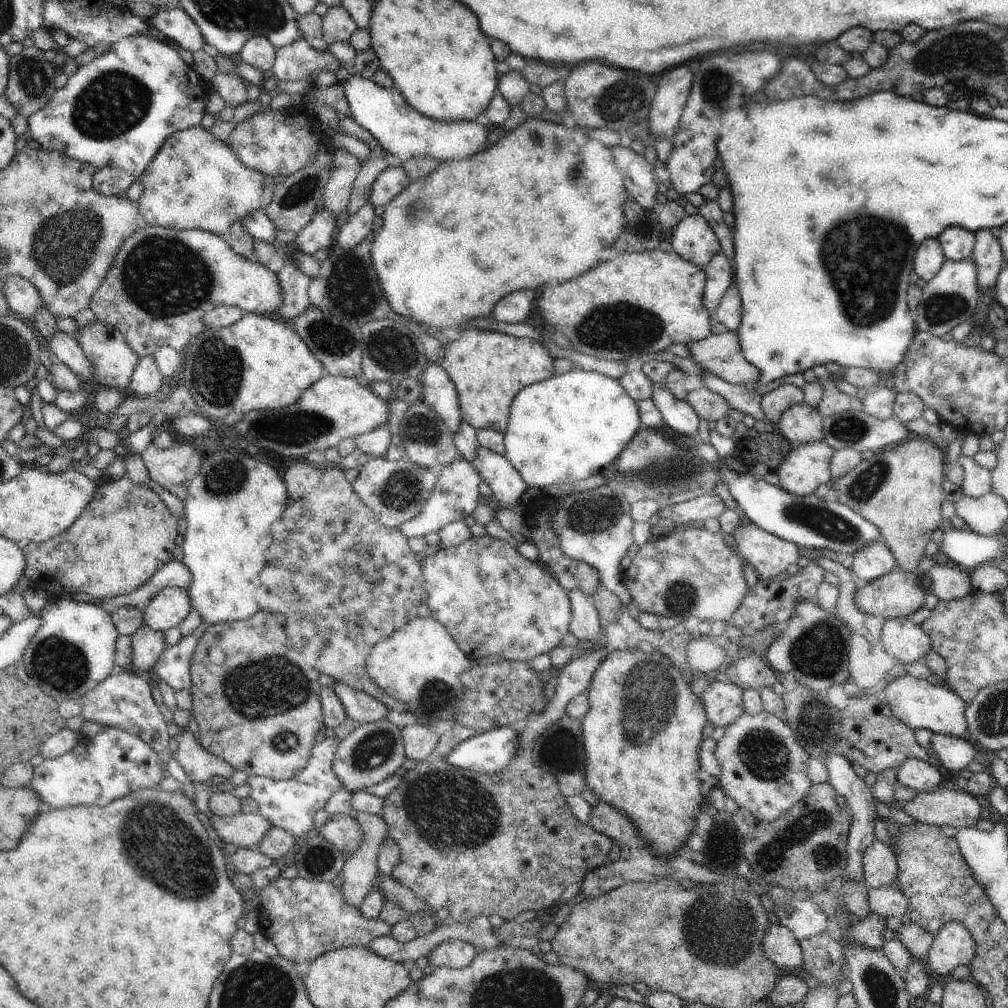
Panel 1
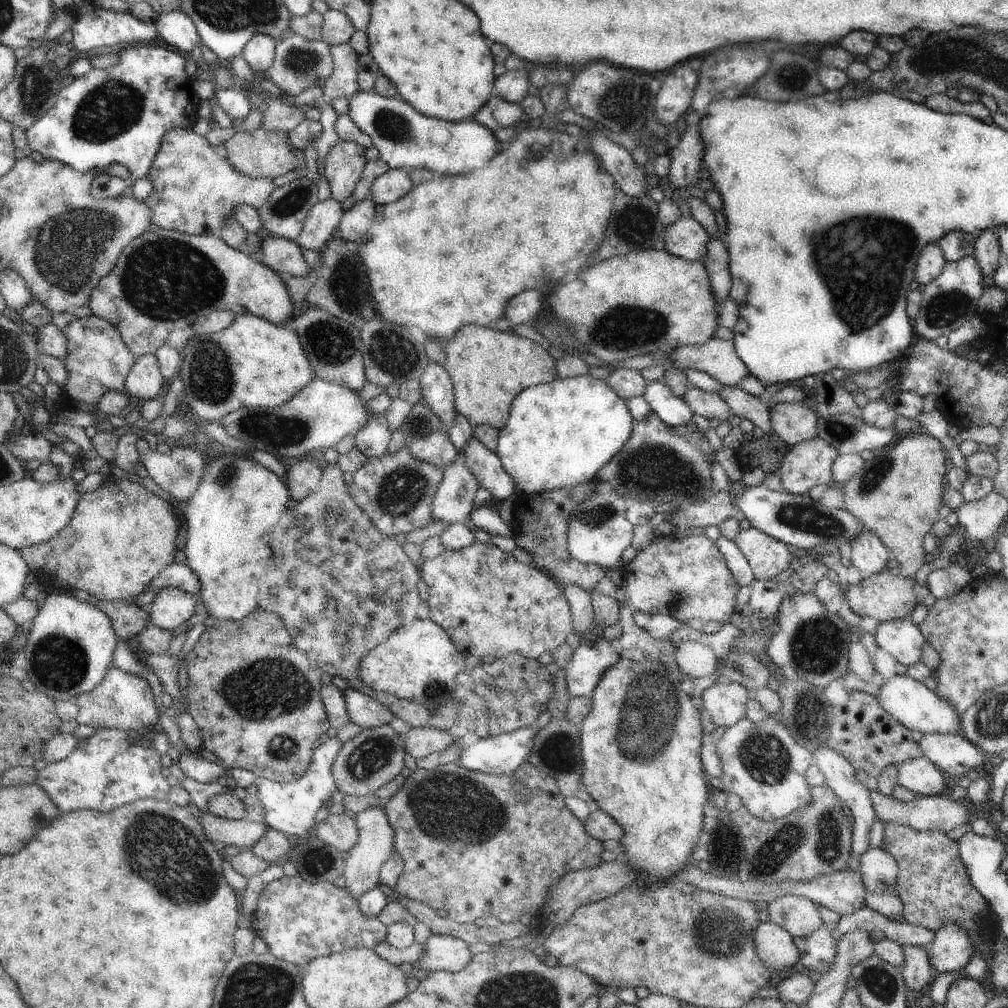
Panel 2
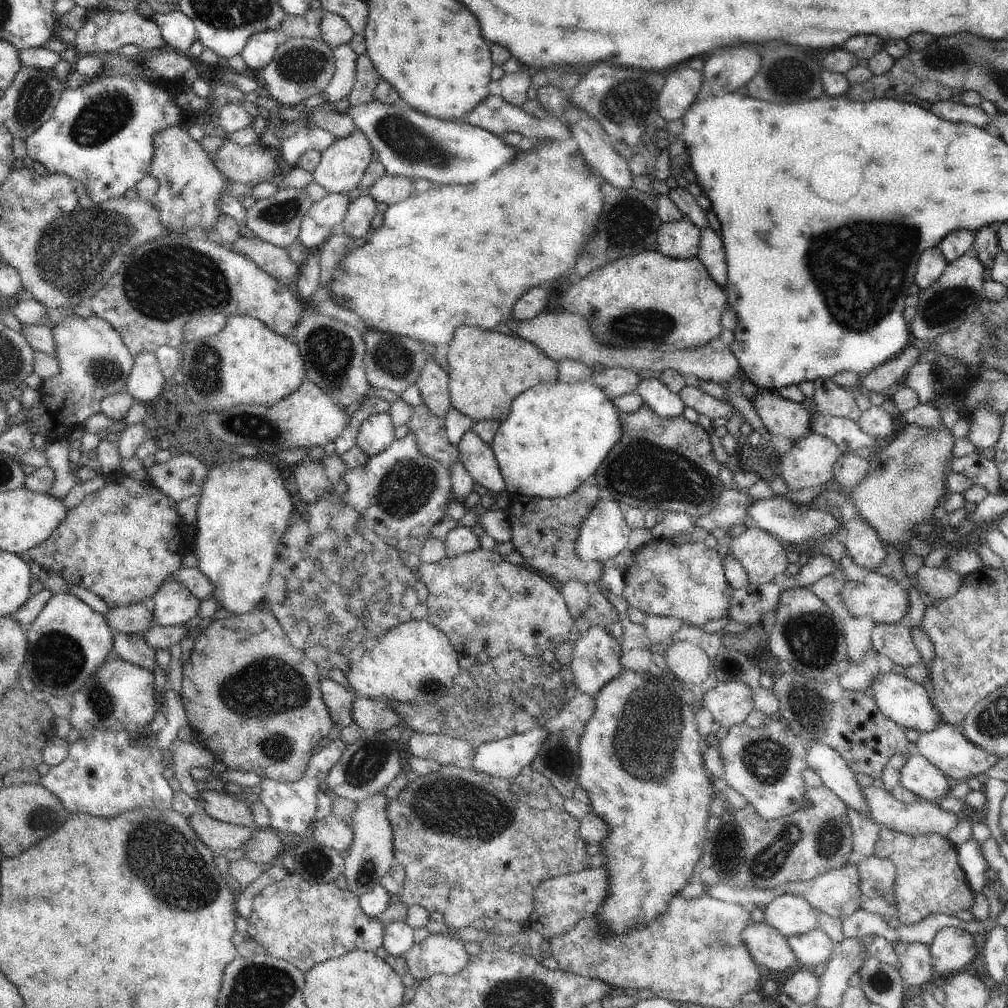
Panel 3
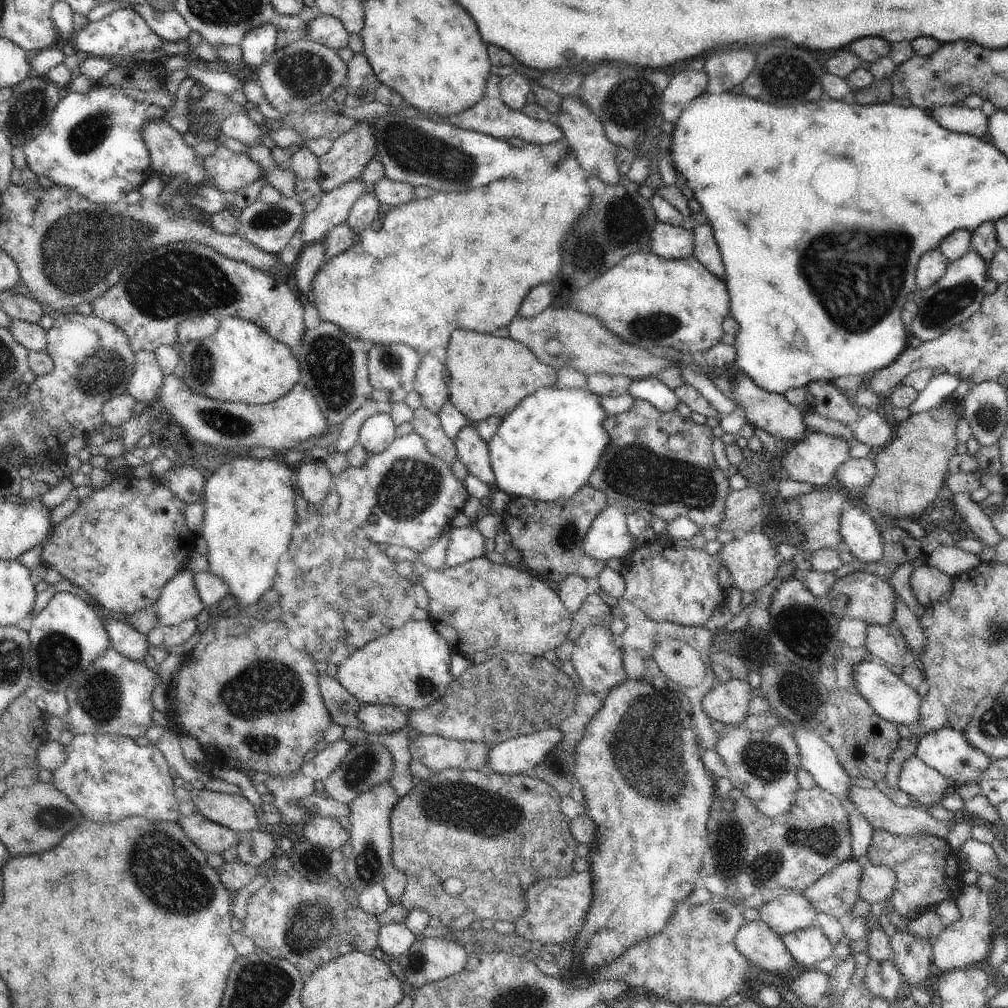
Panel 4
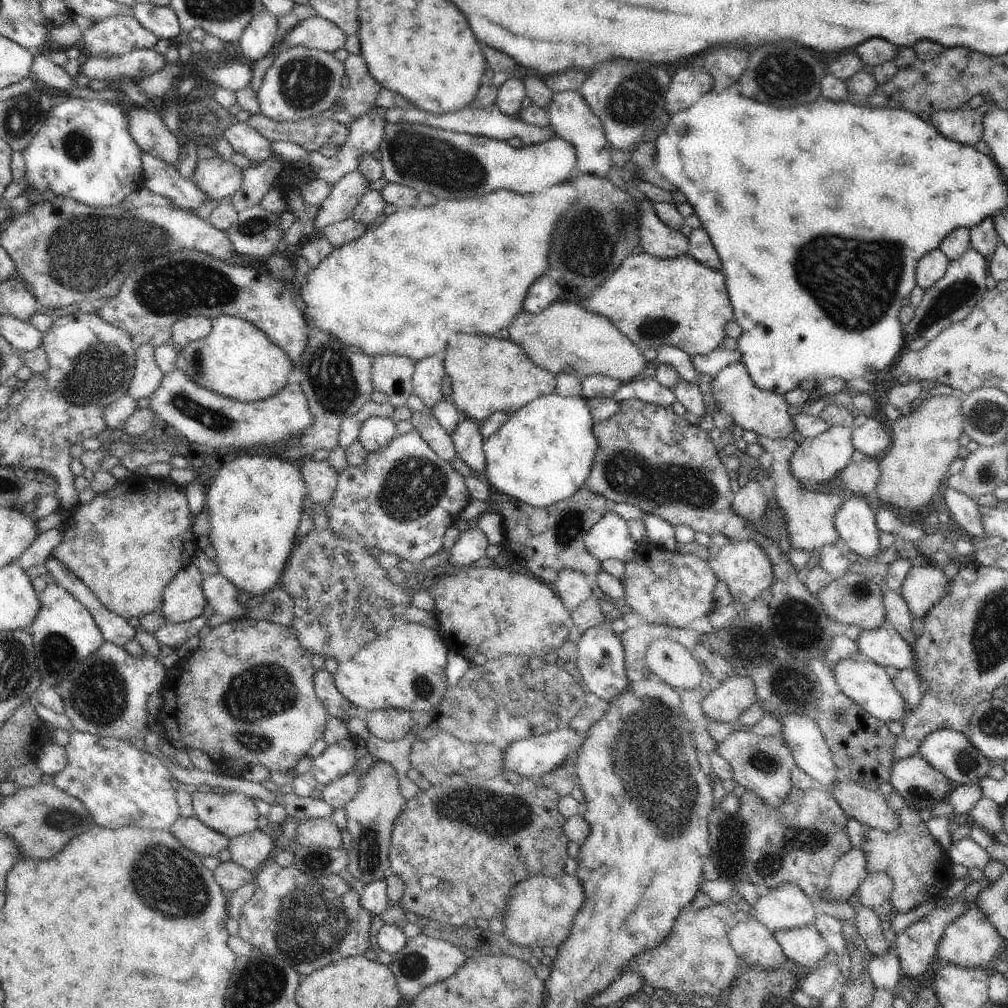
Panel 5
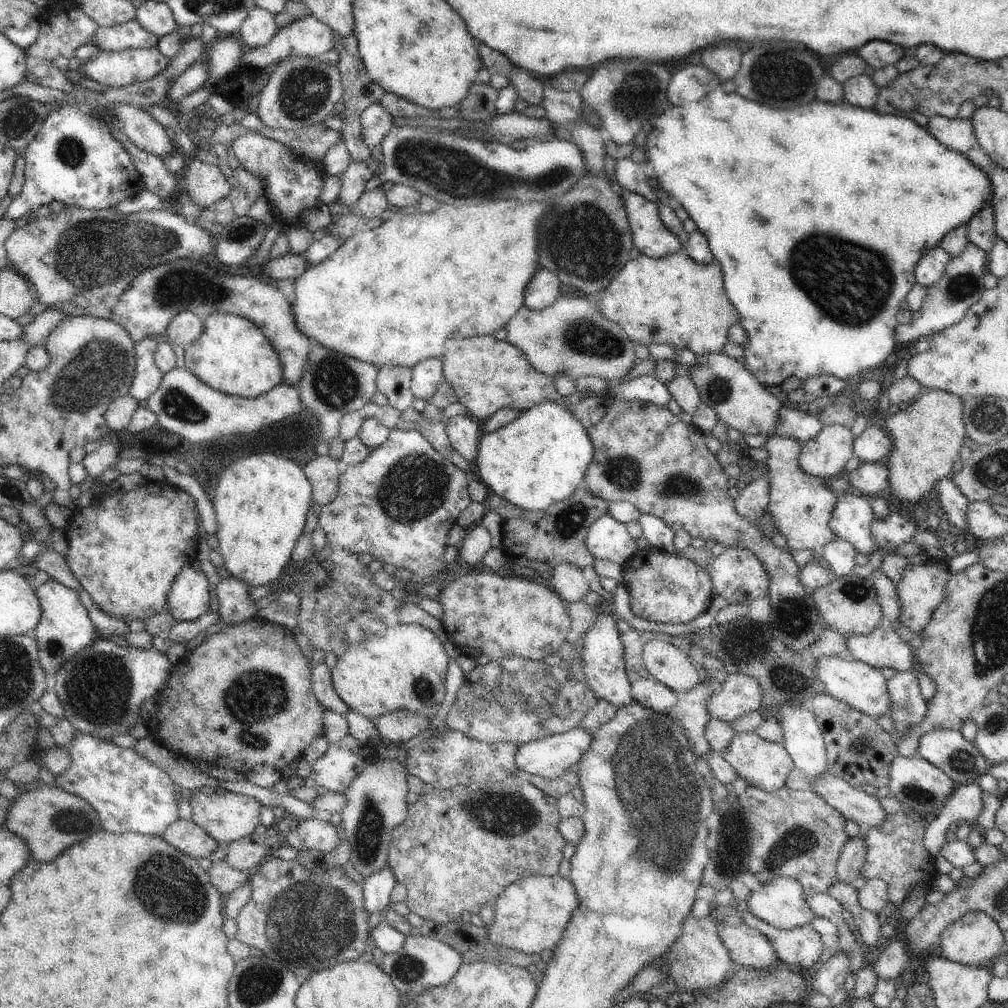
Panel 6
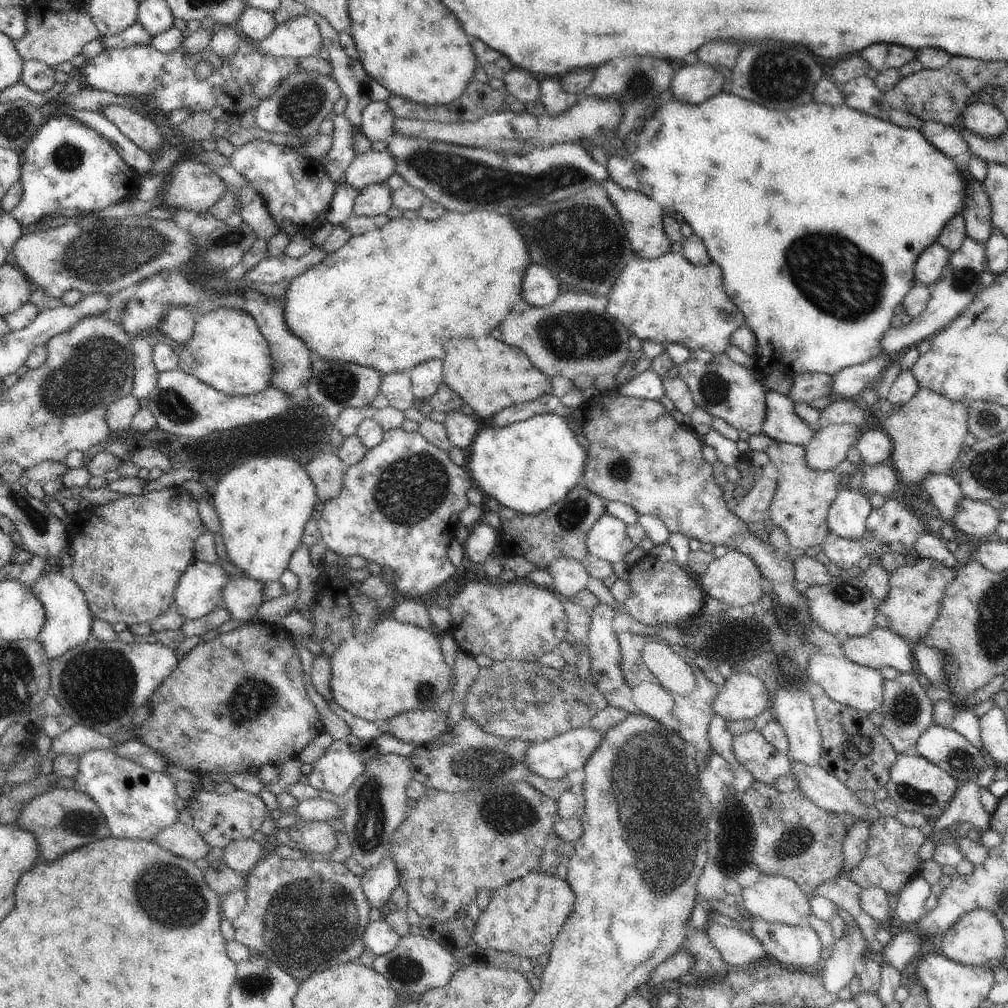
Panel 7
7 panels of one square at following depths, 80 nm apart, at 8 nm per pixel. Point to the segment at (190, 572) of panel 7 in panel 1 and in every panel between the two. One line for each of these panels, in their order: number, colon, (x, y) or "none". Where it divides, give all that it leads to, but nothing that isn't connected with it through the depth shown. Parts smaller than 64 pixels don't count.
1: (169, 607)
2: (172, 607)
3: (174, 605)
4: (179, 601)
5: (183, 600)
6: (189, 598)

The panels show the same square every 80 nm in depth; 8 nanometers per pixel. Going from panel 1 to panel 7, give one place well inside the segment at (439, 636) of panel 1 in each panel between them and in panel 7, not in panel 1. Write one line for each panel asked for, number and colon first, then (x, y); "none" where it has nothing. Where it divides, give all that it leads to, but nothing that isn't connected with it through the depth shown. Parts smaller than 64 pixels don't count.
2: (418, 662)
3: (415, 662)
4: (409, 667)
5: (405, 668)
6: (404, 667)
7: (398, 667)

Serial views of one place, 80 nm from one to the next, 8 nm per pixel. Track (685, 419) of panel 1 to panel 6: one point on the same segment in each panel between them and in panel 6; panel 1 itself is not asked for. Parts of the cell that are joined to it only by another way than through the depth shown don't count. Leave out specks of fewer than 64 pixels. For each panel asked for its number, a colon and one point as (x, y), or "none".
2: (672, 410)
3: (667, 404)
4: (648, 389)
5: (649, 390)
6: (647, 388)

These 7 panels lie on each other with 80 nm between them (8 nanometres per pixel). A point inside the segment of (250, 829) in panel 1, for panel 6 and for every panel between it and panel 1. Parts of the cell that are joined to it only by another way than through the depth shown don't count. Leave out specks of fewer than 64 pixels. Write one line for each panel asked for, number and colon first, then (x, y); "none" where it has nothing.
2: (243, 833)
3: (215, 834)
4: (209, 837)
5: (192, 832)
6: (185, 835)

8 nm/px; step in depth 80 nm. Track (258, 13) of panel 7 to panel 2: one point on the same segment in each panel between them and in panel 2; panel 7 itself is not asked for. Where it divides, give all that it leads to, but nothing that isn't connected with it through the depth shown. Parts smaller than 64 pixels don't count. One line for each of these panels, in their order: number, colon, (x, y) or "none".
2: (259, 53)
3: (260, 49)
4: (258, 44)
5: (257, 40)
6: (260, 27)

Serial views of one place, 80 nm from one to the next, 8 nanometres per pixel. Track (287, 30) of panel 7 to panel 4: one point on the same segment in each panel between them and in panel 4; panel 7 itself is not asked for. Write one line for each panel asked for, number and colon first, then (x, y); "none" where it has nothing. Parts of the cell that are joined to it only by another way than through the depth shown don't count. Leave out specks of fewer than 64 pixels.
4: (327, 30)
5: (317, 33)
6: (310, 37)

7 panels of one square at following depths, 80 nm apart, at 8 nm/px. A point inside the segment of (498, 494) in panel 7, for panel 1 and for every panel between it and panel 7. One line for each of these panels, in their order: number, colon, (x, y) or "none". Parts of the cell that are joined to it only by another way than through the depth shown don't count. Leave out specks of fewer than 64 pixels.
1: (567, 428)
2: (560, 434)
3: (556, 436)
4: (547, 448)
5: (543, 455)
6: (539, 459)

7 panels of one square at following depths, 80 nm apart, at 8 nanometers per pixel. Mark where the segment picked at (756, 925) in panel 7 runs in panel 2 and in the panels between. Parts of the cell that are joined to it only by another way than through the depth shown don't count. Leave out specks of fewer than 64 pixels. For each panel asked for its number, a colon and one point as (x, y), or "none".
2: (817, 952)
3: (813, 948)
4: (808, 946)
5: (805, 947)
6: (802, 946)

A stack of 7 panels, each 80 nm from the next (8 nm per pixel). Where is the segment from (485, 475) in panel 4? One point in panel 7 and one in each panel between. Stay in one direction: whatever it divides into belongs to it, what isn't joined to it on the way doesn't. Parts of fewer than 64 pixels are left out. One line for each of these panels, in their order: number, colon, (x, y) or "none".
5: (469, 444)
6: (464, 432)
7: (461, 430)

